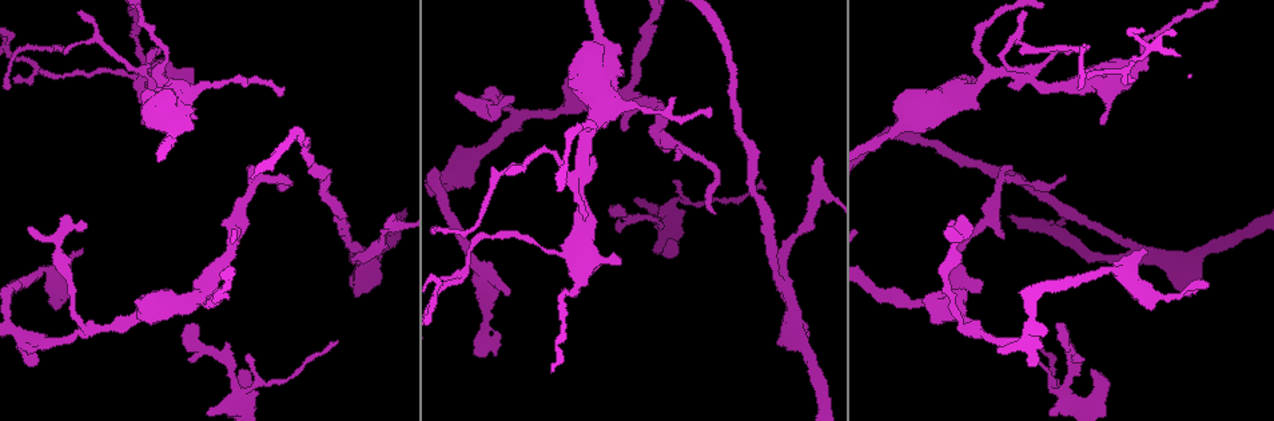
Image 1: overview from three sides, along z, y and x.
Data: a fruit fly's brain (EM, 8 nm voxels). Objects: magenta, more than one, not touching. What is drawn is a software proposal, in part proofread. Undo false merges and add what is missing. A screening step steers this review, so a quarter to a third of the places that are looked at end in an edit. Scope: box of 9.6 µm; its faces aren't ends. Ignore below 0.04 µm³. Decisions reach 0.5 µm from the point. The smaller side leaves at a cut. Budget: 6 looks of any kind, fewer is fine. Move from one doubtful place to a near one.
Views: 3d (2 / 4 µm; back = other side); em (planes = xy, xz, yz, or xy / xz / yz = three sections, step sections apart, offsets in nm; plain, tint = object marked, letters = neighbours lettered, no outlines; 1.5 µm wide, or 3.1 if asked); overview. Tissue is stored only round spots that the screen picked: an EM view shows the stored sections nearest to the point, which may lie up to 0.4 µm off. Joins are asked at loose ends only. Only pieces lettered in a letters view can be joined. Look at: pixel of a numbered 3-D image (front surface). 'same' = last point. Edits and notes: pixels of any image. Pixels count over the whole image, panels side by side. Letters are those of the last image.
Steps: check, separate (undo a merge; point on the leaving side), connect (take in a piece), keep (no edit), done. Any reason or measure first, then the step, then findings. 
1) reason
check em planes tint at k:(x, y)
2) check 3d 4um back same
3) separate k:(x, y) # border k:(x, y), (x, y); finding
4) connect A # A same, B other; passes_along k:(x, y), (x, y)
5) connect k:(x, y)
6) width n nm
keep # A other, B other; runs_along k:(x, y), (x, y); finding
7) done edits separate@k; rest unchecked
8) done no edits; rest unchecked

thin neck
check em planes letters at 1:(651, 20)

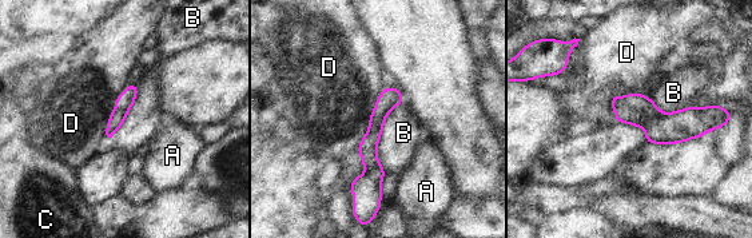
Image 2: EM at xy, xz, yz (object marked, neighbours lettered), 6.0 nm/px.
longest_contact B 460 nm
keep # A other, B other, C other, D other; runs_along 2:(394, 90), (370, 139), (371, 199); continuous, no second cell

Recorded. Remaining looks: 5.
check 3d 2um at 1:(672, 182)

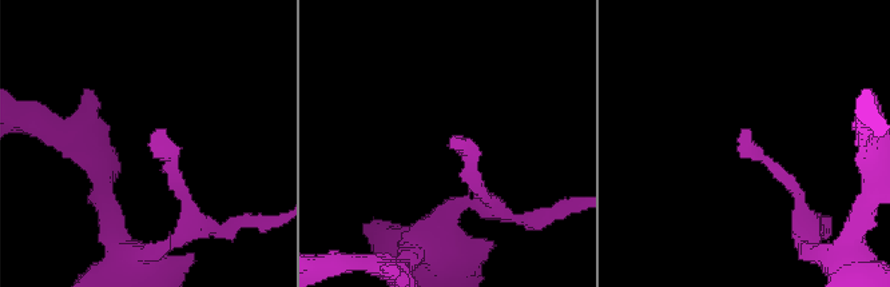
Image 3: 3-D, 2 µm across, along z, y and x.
check em planes letters at 3:(452, 149)

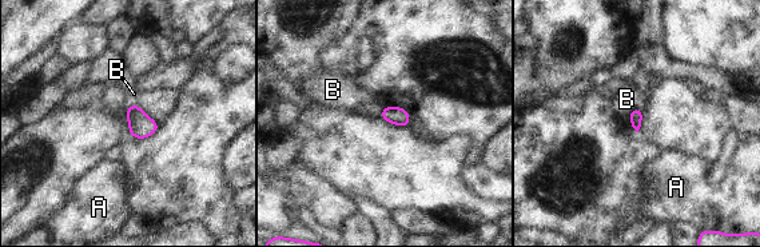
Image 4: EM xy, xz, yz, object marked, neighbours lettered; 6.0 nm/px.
keep # A other, B other; no lettered piece goes on from it

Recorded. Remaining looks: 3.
abrupt turn
check 3d 2um at 1:(475, 236)

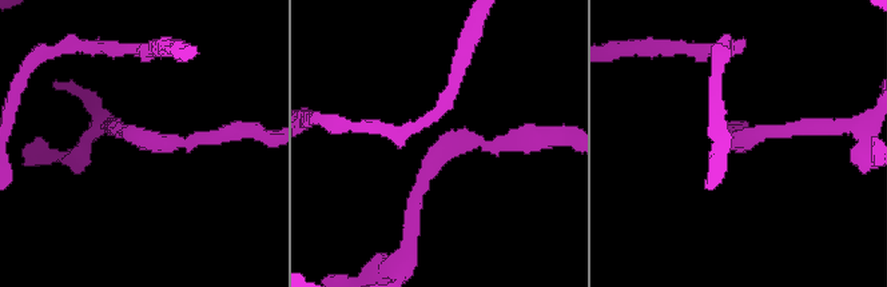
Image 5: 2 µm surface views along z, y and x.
check em planes letters at 5:(445, 148)

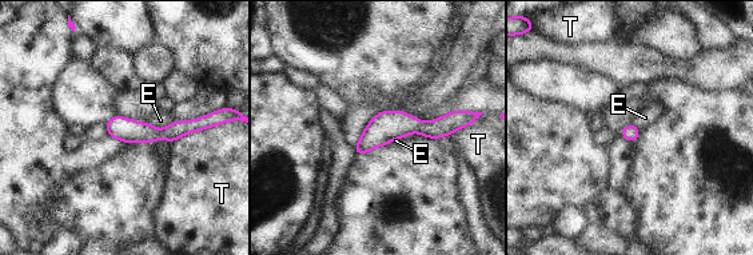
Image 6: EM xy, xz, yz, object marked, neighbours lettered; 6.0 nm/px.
width 140 nm
keep # E other, T other; border 6:(174, 120), (159, 130), (148, 123); continuous, no second cell

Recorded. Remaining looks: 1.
done no edits; rest unchecked

